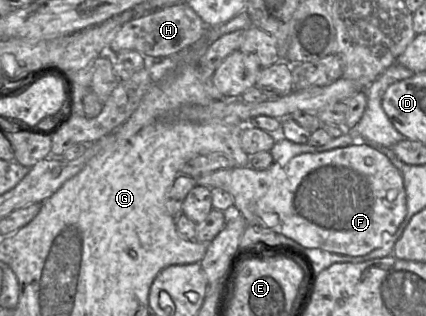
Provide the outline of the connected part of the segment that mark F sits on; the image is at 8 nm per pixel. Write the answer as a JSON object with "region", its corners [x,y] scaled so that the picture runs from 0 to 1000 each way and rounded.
{"region":[[[859,456],[819,459],[777,472],[765,481],[711,484],[688,497],[671,516],[643,513],[622,538],[599,538],[587,525],[547,528],[477,551],[458,566],[462,585],[481,589],[495,598],[509,592],[540,611],[549,630],[549,652],[566,671],[566,680],[575,690],[582,712],[606,712],[648,737],[657,737],[695,763],[716,785],[749,785],[798,807],[852,810],[892,785],[932,734],[939,709],[948,699],[955,677],[955,627],[944,551],[901,484]]]}

